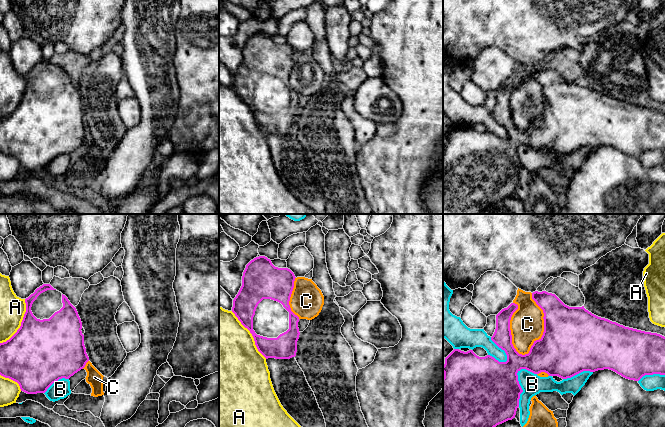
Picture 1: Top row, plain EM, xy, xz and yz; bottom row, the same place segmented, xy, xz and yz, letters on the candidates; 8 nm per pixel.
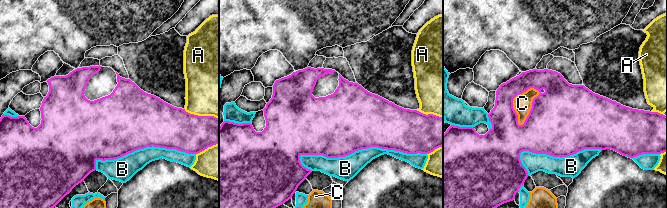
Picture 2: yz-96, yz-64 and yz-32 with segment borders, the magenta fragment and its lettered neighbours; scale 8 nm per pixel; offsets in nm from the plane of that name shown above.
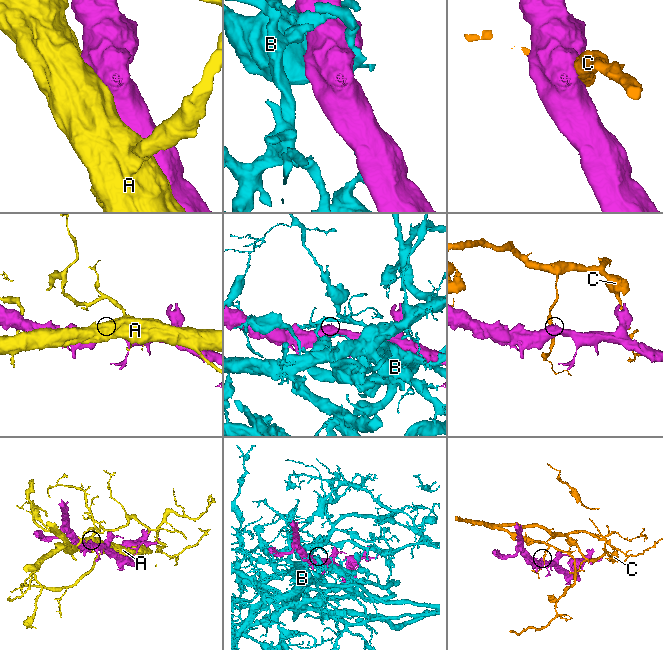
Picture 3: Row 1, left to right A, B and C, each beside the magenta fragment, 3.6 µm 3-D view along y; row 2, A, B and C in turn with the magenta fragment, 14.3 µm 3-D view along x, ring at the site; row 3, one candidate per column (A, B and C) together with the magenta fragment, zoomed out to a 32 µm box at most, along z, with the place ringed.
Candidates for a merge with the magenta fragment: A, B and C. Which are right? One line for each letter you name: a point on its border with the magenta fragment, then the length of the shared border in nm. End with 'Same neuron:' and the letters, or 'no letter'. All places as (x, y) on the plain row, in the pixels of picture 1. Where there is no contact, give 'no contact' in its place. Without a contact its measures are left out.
Same neuron: no letter

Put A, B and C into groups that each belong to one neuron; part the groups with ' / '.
A / B / C

